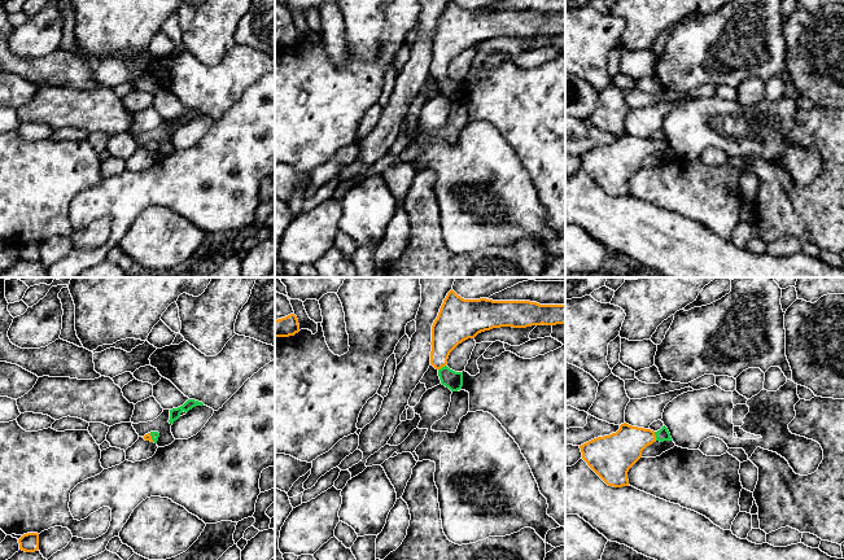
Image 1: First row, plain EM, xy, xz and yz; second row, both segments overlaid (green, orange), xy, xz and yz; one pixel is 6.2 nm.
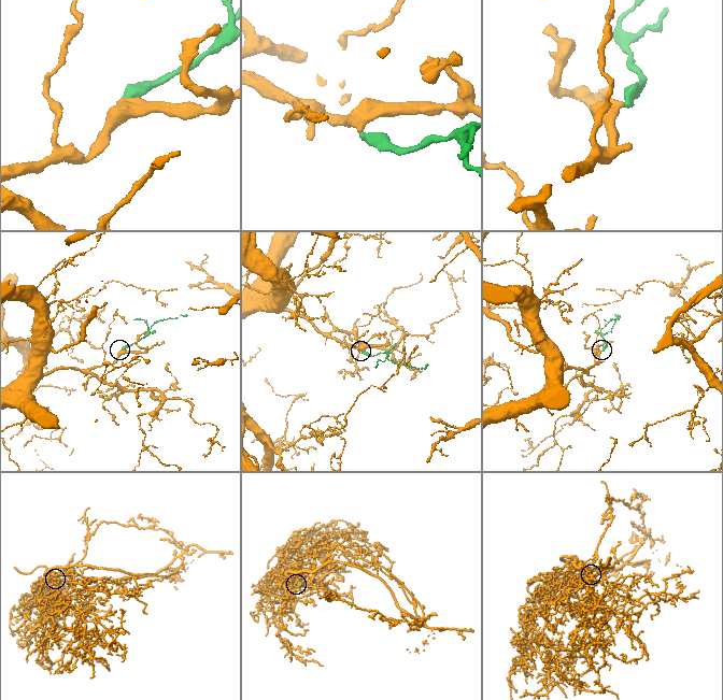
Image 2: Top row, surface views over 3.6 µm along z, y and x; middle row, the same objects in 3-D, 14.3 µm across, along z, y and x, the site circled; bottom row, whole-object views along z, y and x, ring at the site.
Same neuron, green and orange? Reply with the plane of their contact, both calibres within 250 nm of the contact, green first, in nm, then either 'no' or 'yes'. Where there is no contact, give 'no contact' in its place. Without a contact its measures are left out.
yz | 80/240 nm | yes

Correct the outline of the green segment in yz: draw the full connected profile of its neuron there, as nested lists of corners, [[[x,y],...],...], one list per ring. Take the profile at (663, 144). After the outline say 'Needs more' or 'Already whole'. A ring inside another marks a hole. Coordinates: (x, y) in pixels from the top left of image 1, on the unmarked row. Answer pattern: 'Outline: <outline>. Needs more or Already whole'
Outline: [[[620,135],[616,143],[594,148],[580,156],[582,169],[608,194],[629,196],[627,181],[642,167],[642,161],[660,150],[673,150],[668,137],[660,140]]]. Needs more

